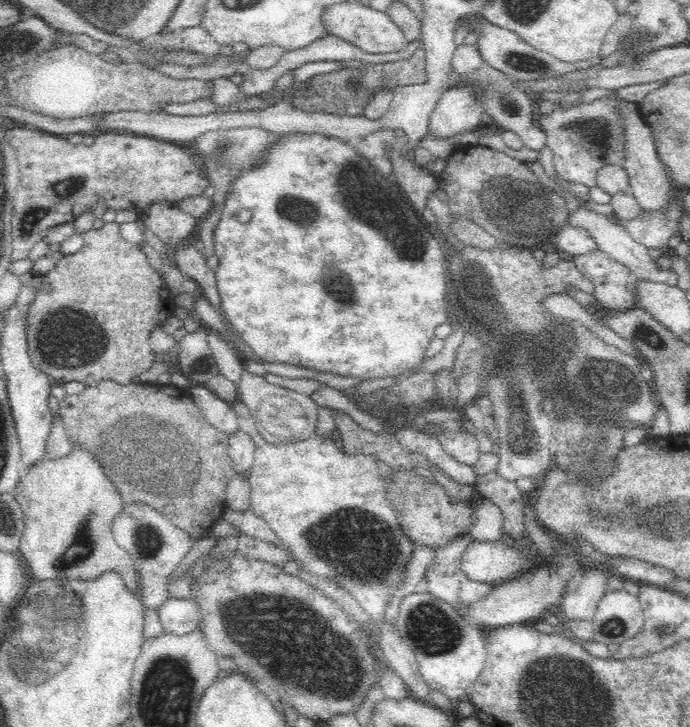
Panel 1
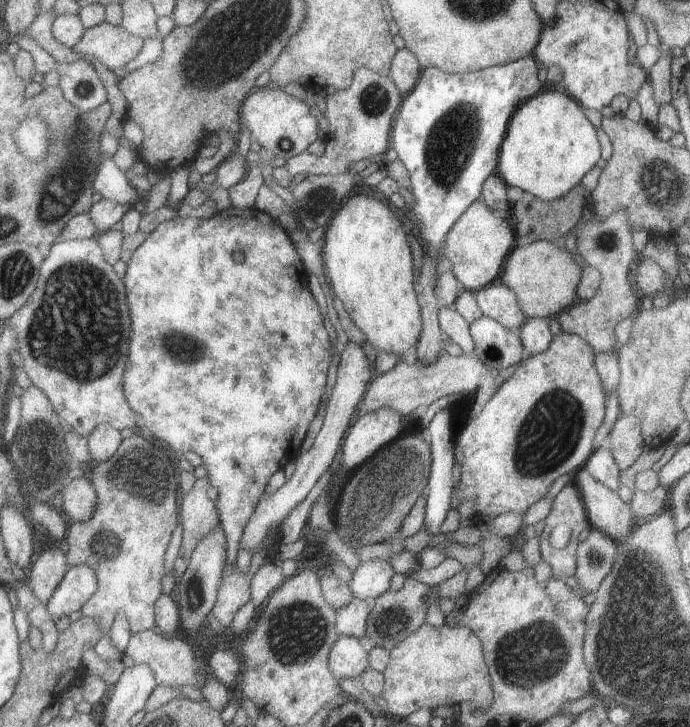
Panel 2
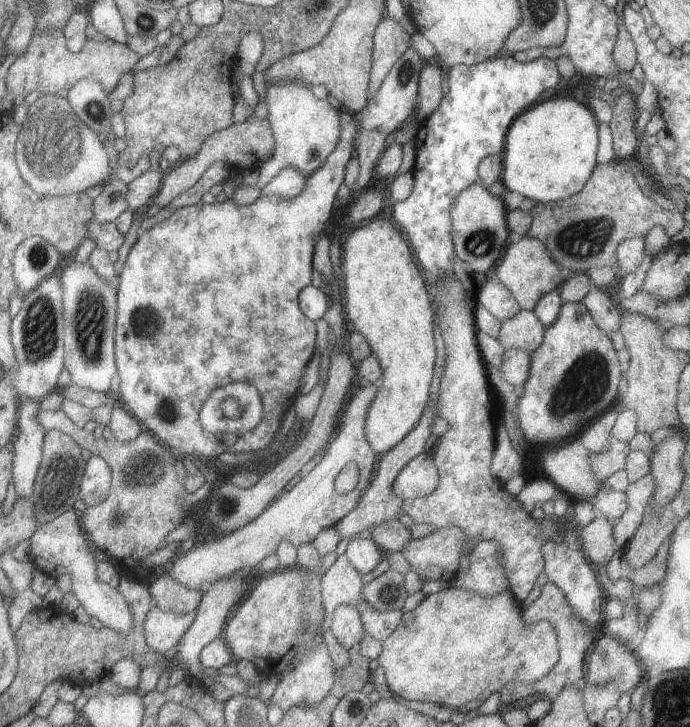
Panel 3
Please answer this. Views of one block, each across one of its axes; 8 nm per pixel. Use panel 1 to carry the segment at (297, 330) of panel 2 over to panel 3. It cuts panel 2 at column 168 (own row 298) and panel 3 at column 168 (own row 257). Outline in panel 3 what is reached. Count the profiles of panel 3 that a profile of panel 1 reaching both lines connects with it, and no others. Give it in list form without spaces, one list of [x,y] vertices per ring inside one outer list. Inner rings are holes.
[[[339,110],[339,118],[341,118],[341,138],[339,138],[339,146],[335,148],[335,152],[327,158],[327,162],[323,164],[323,168],[319,168],[317,172],[313,172],[307,178],[305,190],[295,196],[295,198],[285,198],[285,196],[261,196],[255,198],[255,202],[251,204],[237,204],[233,200],[225,200],[225,202],[213,202],[213,204],[203,204],[197,202],[193,206],[185,206],[179,208],[175,212],[171,212],[169,218],[163,218],[161,222],[157,222],[153,228],[145,230],[137,242],[131,246],[129,256],[121,268],[121,276],[119,276],[119,286],[117,286],[117,324],[115,324],[115,366],[117,366],[117,374],[119,374],[119,404],[123,404],[127,408],[127,412],[131,416],[135,416],[135,420],[139,420],[139,424],[143,426],[143,430],[147,430],[149,434],[153,434],[157,440],[163,440],[169,448],[173,448],[175,456],[187,456],[187,458],[199,458],[199,460],[207,460],[207,458],[217,458],[219,454],[227,454],[227,452],[251,452],[251,450],[259,450],[265,448],[267,444],[271,444],[273,434],[277,432],[281,418],[285,414],[285,410],[295,402],[297,394],[297,386],[299,386],[299,378],[303,374],[305,364],[309,362],[313,348],[315,348],[315,330],[313,330],[313,322],[307,320],[299,306],[297,306],[297,294],[303,286],[311,286],[311,272],[313,272],[313,252],[315,246],[311,242],[311,234],[319,232],[321,226],[325,222],[331,220],[331,214],[335,210],[335,200],[337,200],[337,190],[339,186],[345,182],[345,168],[349,164],[349,156],[351,156],[351,138],[355,134],[355,126],[353,126],[353,114],[347,114],[343,110]],[[227,382],[247,382],[253,384],[259,390],[259,398],[263,404],[263,418],[261,422],[249,430],[243,438],[239,438],[233,444],[225,444],[223,440],[211,436],[209,432],[205,432],[199,424],[199,408],[203,406],[203,400],[211,394],[211,390],[227,384]]]

